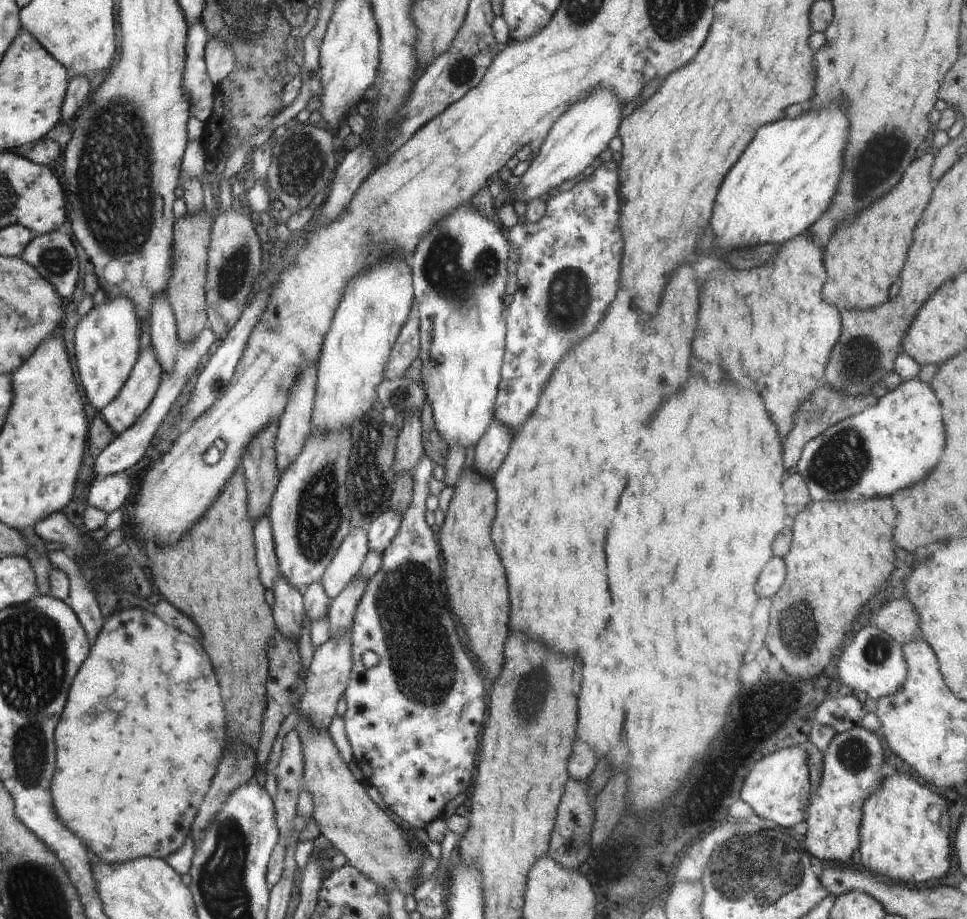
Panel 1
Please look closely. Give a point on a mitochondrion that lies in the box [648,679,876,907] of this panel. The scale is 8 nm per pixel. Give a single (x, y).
(854, 754)

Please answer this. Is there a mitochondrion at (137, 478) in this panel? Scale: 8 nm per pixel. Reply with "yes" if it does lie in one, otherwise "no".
no

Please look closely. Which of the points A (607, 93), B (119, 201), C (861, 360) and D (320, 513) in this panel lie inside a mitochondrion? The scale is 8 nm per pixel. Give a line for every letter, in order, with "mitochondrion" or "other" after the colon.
A: other
B: mitochondrion
C: mitochondrion
D: mitochondrion

